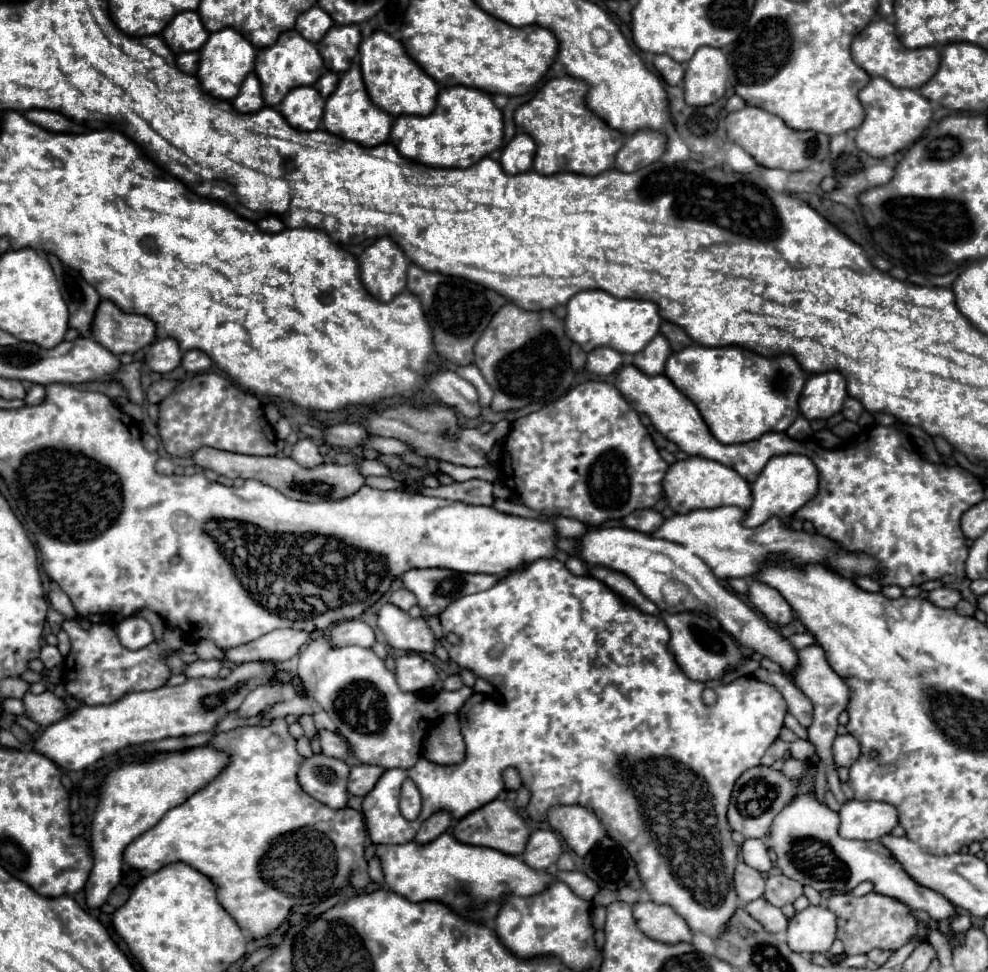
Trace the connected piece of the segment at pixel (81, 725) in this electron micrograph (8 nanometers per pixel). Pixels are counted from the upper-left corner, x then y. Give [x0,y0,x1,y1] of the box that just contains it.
[35,662,279,772]

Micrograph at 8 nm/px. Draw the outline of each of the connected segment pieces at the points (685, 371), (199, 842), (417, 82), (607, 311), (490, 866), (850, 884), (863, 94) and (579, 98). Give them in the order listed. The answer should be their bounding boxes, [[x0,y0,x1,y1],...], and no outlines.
[[665,344,805,444],[123,718,371,940],[359,32,439,116],[565,290,661,354],[377,832,601,930],[765,792,957,920],[855,78,933,158],[515,76,625,176]]

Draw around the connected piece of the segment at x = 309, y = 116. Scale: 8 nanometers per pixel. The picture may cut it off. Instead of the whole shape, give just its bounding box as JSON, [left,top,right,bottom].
[279,86,325,130]

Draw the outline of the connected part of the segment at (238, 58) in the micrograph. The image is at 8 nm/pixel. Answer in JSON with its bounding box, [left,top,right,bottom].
[197,28,257,100]

